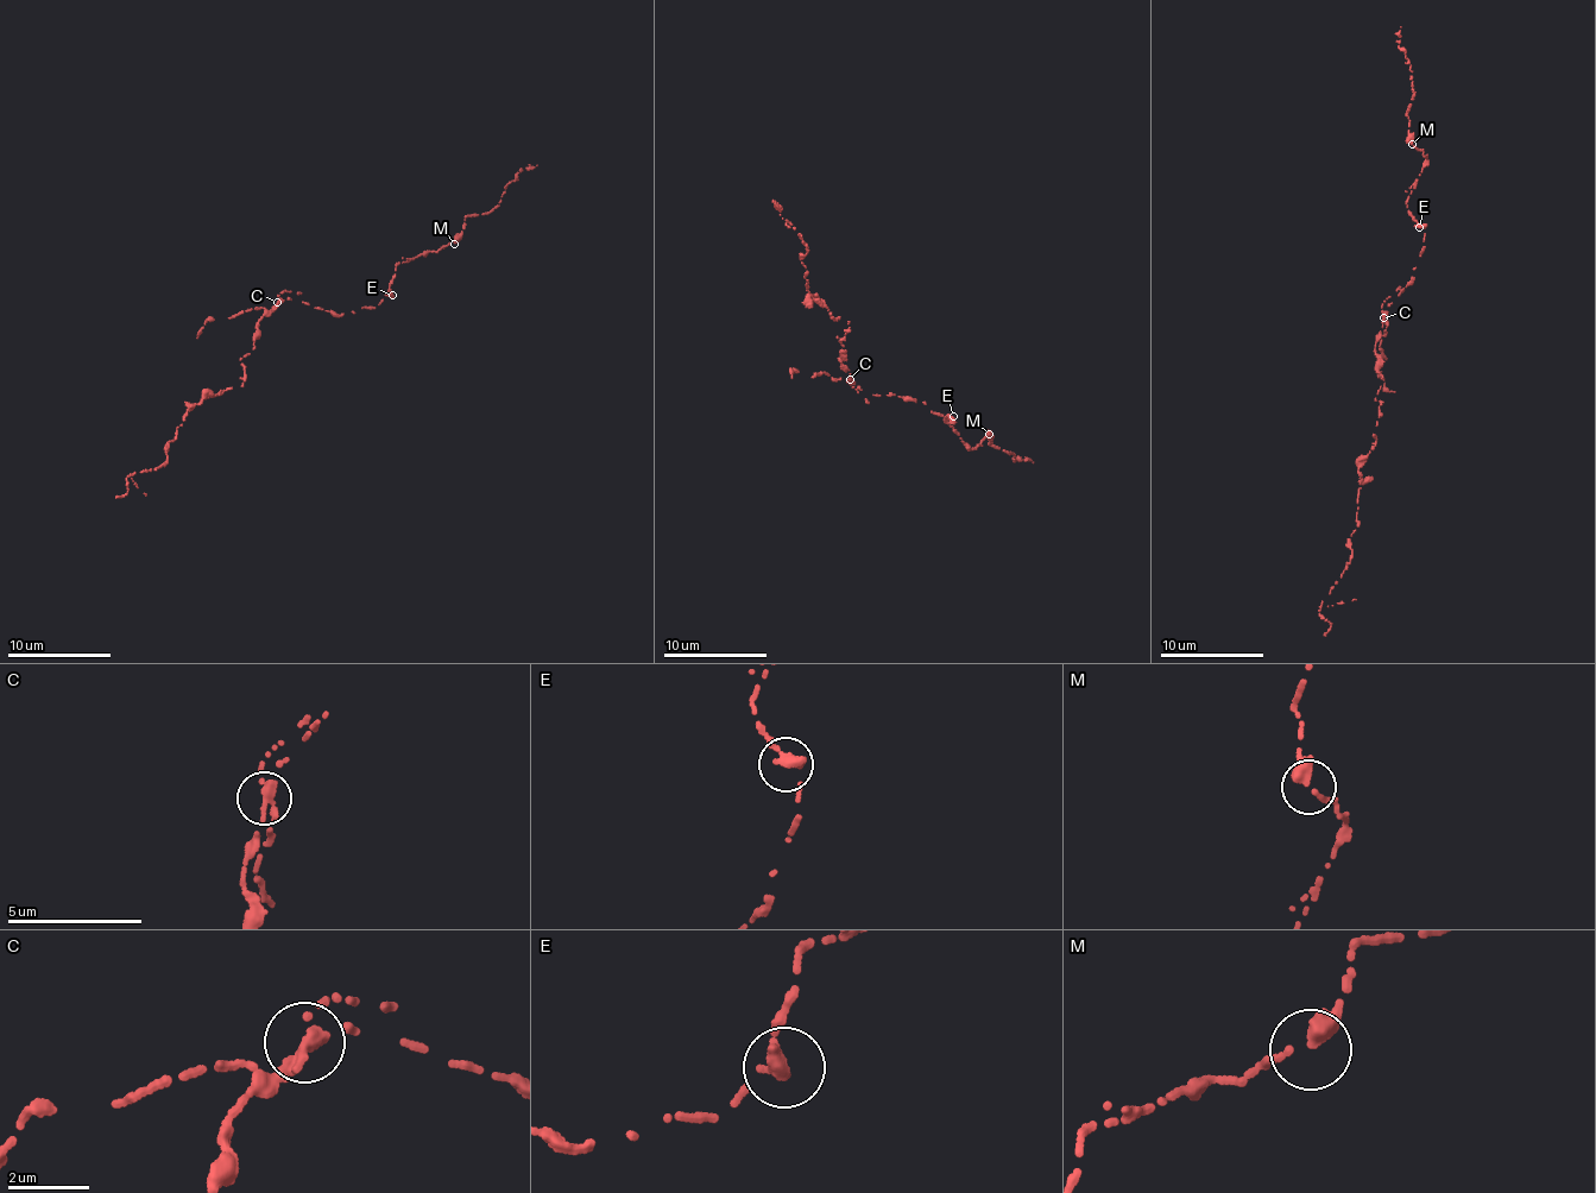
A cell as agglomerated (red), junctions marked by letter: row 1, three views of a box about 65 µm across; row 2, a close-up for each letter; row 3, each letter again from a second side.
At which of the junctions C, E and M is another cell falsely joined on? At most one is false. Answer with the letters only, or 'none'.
C

